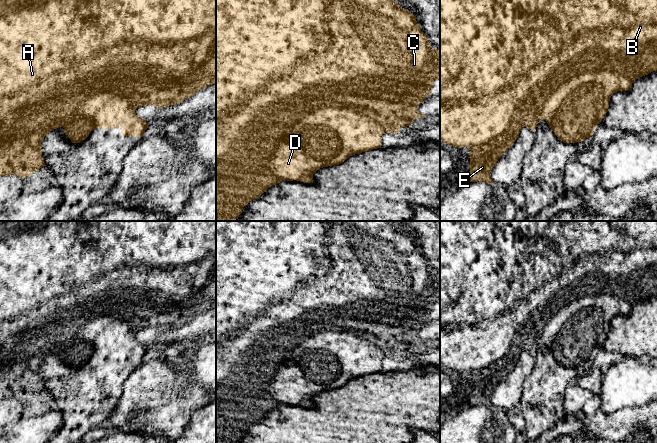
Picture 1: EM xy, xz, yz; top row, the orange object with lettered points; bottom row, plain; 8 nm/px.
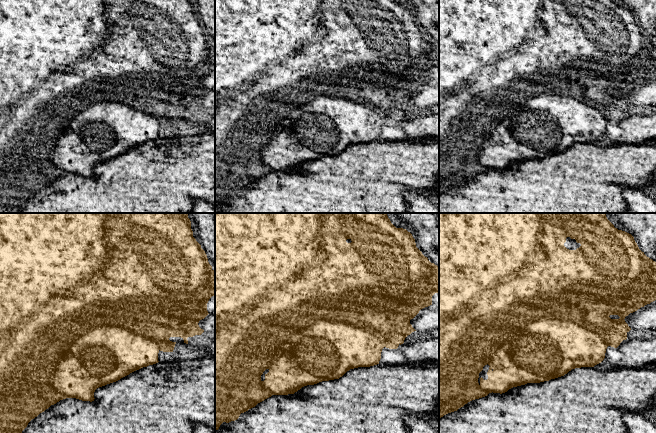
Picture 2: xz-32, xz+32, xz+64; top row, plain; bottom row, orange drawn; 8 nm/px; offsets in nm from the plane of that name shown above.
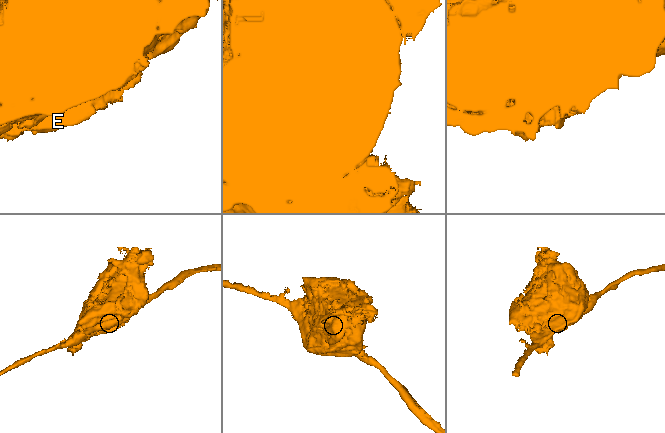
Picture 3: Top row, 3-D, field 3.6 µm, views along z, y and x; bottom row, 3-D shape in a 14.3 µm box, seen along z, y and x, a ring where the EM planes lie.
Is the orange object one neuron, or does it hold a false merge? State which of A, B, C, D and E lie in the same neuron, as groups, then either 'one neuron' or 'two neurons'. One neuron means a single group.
A B C E / D; two neurons

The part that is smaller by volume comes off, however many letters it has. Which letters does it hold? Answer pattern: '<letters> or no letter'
D

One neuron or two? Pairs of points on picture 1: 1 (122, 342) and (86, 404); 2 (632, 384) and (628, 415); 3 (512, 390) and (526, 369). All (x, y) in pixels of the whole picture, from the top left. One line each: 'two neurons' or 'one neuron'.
1: one neuron
2: two neurons
3: one neuron

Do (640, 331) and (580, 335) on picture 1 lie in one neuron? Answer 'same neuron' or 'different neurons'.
different neurons

